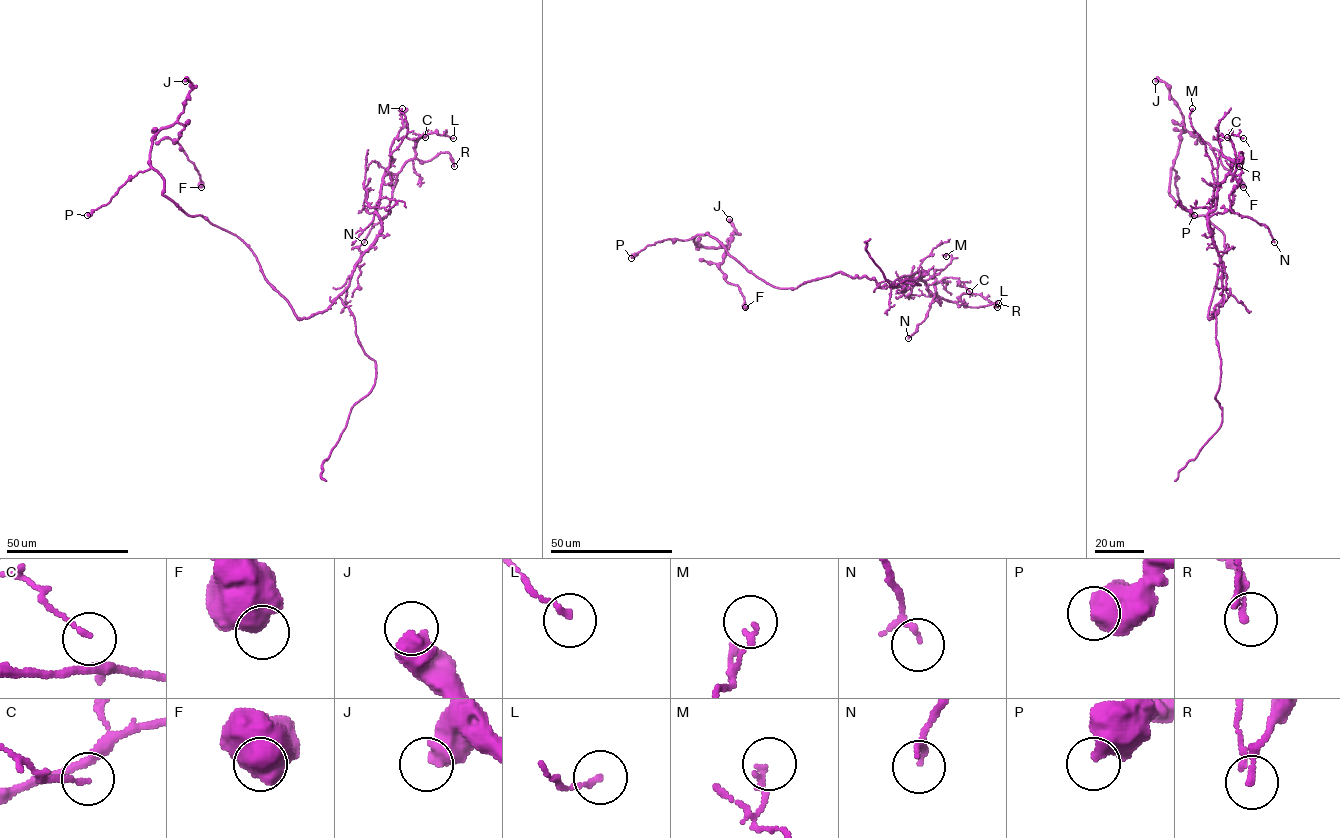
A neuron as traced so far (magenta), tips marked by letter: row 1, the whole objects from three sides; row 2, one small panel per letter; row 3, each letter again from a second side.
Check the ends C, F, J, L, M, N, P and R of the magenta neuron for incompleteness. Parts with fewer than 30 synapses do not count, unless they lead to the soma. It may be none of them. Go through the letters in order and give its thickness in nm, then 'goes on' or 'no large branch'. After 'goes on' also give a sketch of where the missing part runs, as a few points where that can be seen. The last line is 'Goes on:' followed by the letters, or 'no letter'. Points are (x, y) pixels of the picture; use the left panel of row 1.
C: calibre 70 nm; no large branch
F: calibre 650 nm; no large branch
J: calibre 650 nm; no large branch
L: calibre 150 nm; no large branch
M: calibre 160 nm; no large branch
N: calibre 120 nm; no large branch
P: calibre 550 nm; no large branch
R: calibre 160 nm; no large branch
Goes on: no letter

